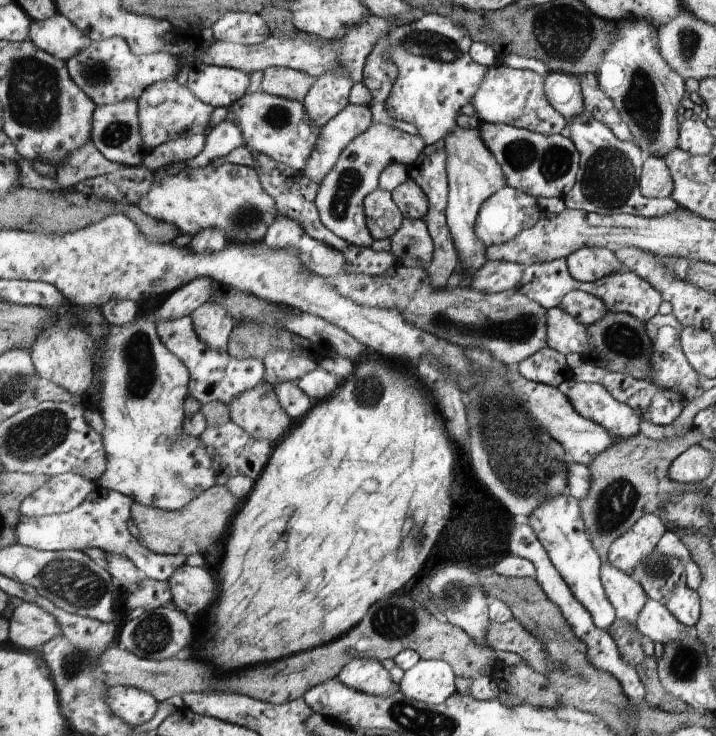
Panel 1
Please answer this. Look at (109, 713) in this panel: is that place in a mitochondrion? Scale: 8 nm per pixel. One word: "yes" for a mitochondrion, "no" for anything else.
no

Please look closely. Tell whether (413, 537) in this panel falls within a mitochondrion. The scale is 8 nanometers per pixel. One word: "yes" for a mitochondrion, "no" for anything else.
yes

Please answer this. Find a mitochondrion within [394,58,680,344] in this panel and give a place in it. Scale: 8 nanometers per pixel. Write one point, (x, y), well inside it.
(608, 179)

